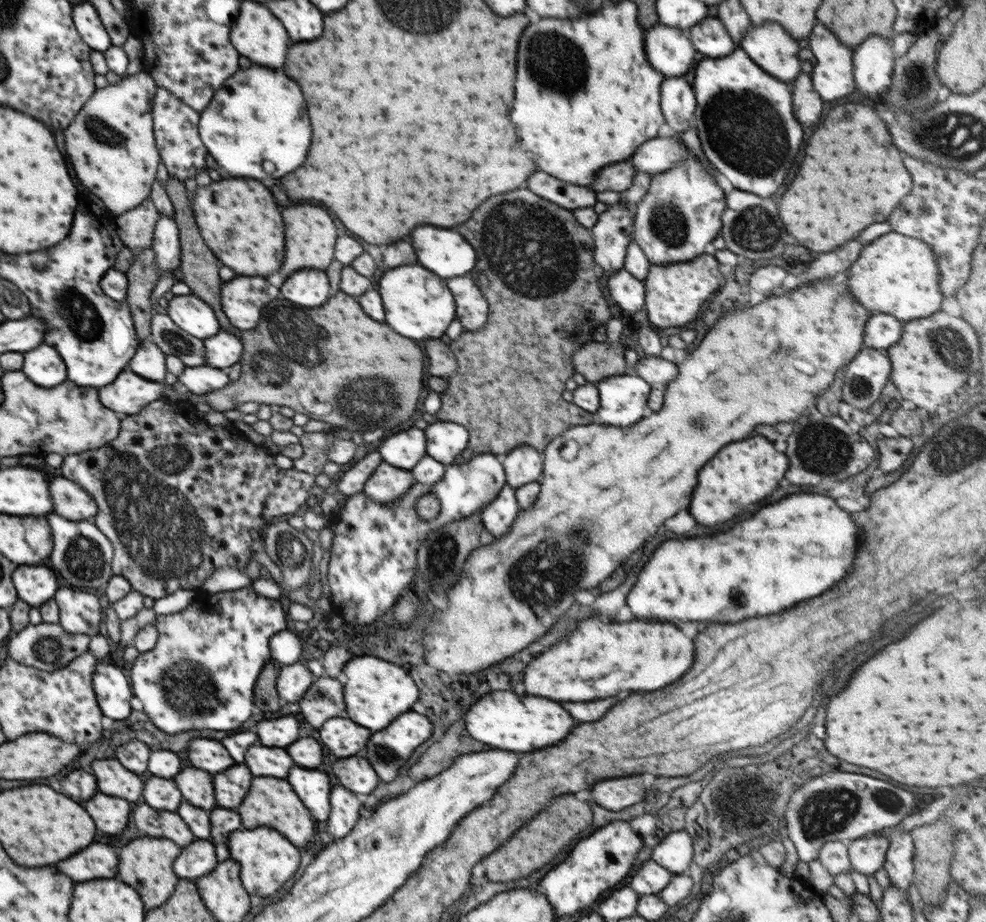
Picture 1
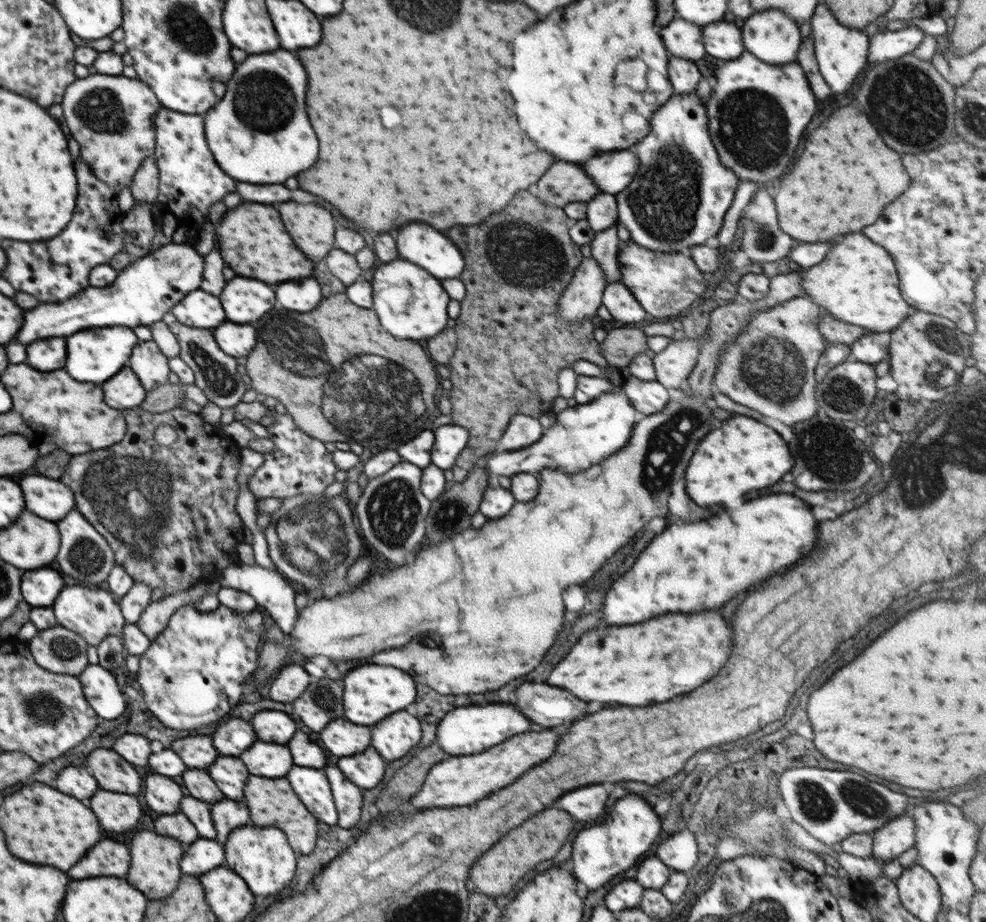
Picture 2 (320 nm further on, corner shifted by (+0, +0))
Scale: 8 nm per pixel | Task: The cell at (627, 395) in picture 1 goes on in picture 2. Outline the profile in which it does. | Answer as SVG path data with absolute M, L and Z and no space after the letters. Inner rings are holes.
M619 387L619 390L607 392L593 402L568 407L556 414L555 424L534 444L520 450L492 455L481 462L484 462L487 475L493 482L499 476L511 477L518 473L543 472L545 468L557 468L568 474L578 474L622 450L630 440L633 426L639 418L637 410L632 407L629 398Z

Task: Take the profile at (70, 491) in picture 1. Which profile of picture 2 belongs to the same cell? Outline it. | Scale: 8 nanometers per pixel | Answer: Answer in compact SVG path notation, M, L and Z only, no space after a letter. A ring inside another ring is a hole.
M26 476L20 480L26 508L44 520L58 522L76 509L74 493L58 480L44 476Z

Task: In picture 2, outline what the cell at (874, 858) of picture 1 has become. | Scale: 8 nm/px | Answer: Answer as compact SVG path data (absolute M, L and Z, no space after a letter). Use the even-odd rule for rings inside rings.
M902 814L886 821L873 833L873 852L870 856L878 862L898 858L915 846L916 825L911 814Z

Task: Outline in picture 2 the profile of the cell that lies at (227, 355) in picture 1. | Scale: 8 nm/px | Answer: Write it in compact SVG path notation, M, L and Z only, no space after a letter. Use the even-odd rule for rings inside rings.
M224 322L215 328L213 333L218 346L234 358L247 357L257 345L256 330L248 324Z

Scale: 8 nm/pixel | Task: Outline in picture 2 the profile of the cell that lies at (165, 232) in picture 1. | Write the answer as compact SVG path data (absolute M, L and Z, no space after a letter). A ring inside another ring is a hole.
M192 243L165 244L150 252L147 256L135 258L116 280L104 288L88 287L74 298L60 304L40 304L34 310L26 312L24 328L16 342L30 344L38 338L52 336L72 336L82 328L92 326L151 326L161 321L166 312L171 312L189 292L198 290L203 279L204 257Z

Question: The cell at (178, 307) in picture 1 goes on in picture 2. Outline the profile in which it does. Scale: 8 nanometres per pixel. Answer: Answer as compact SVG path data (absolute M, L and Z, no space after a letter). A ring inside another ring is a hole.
M200 289L189 292L171 312L178 321L192 328L215 329L226 320L220 300Z

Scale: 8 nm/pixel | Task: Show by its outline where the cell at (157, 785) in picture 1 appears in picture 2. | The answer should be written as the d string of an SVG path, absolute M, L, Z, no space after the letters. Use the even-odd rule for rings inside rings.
M150 774L144 780L144 800L152 810L160 814L176 814L182 798L184 798L182 788L170 778Z

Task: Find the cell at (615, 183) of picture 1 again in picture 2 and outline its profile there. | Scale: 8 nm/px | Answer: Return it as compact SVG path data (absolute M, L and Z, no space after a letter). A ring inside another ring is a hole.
M556 162L550 166L550 170L540 178L538 182L538 195L542 204L550 204L558 208L564 208L569 202L585 202L592 200L602 191L594 185L594 180L578 166L568 162Z

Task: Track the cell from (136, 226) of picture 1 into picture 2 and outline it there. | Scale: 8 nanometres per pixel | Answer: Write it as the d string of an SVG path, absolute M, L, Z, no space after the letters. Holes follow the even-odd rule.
M154 157L146 158L134 173L134 180L130 186L134 200L152 206L159 194L159 176Z

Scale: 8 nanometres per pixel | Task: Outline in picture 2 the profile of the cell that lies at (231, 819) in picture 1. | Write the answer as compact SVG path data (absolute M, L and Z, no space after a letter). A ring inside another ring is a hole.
M222 800L212 806L212 820L218 830L218 838L226 840L234 828L246 826L250 822L250 812L244 802Z

